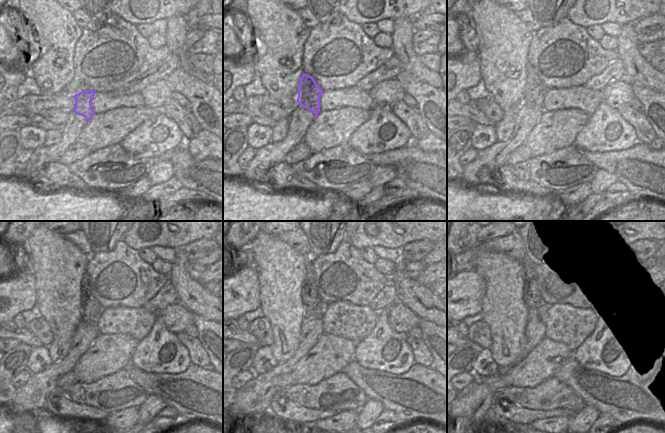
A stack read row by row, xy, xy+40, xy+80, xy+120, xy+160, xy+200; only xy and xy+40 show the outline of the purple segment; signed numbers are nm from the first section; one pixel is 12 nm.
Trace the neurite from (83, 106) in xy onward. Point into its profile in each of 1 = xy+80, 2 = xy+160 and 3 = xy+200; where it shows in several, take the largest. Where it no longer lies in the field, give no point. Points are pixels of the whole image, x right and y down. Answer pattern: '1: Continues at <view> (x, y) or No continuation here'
1: Continues at xy+80 (534, 92)
2: Continues at xy+160 (311, 300)
3: Continues at xy+200 (532, 297)

